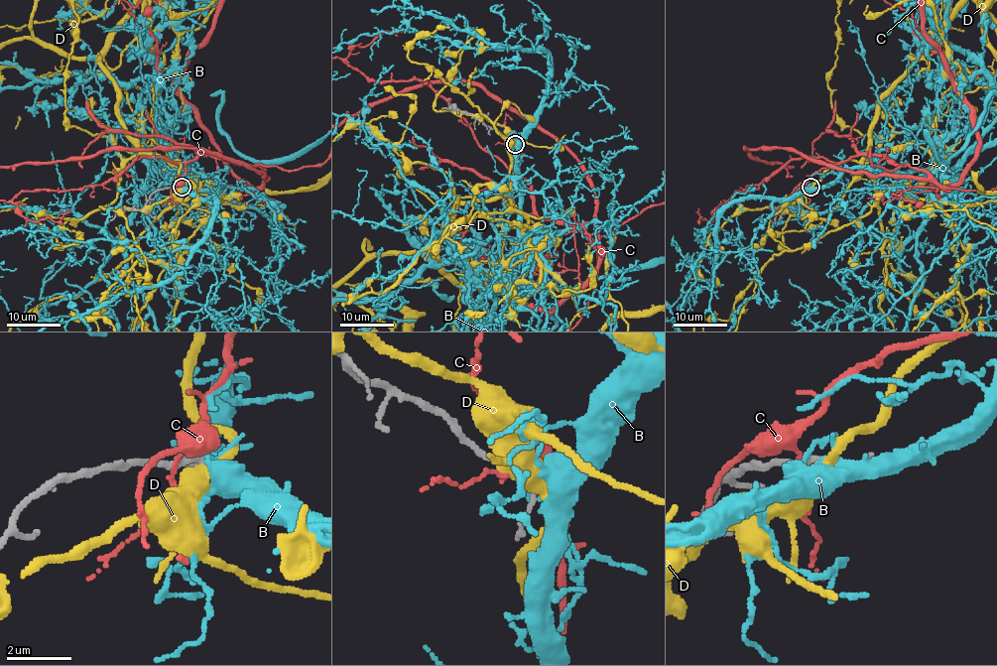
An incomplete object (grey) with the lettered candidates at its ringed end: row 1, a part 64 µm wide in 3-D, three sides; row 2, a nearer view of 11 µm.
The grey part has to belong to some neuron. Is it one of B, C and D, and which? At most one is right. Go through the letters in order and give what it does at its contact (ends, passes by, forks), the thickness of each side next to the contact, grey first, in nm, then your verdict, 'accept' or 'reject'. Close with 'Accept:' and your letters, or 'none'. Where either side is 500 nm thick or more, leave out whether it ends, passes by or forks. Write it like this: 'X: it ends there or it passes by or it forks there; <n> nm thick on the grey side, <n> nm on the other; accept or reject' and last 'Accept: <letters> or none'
B: it passes by; 130 nm thick on the grey side, 400 nm on the other; accept
C: it passes by; 170 nm thick on the grey side, 120 nm on the other; reject
D: 150 nm thick on the grey side, 500 nm on the other; reject
Accept: B

